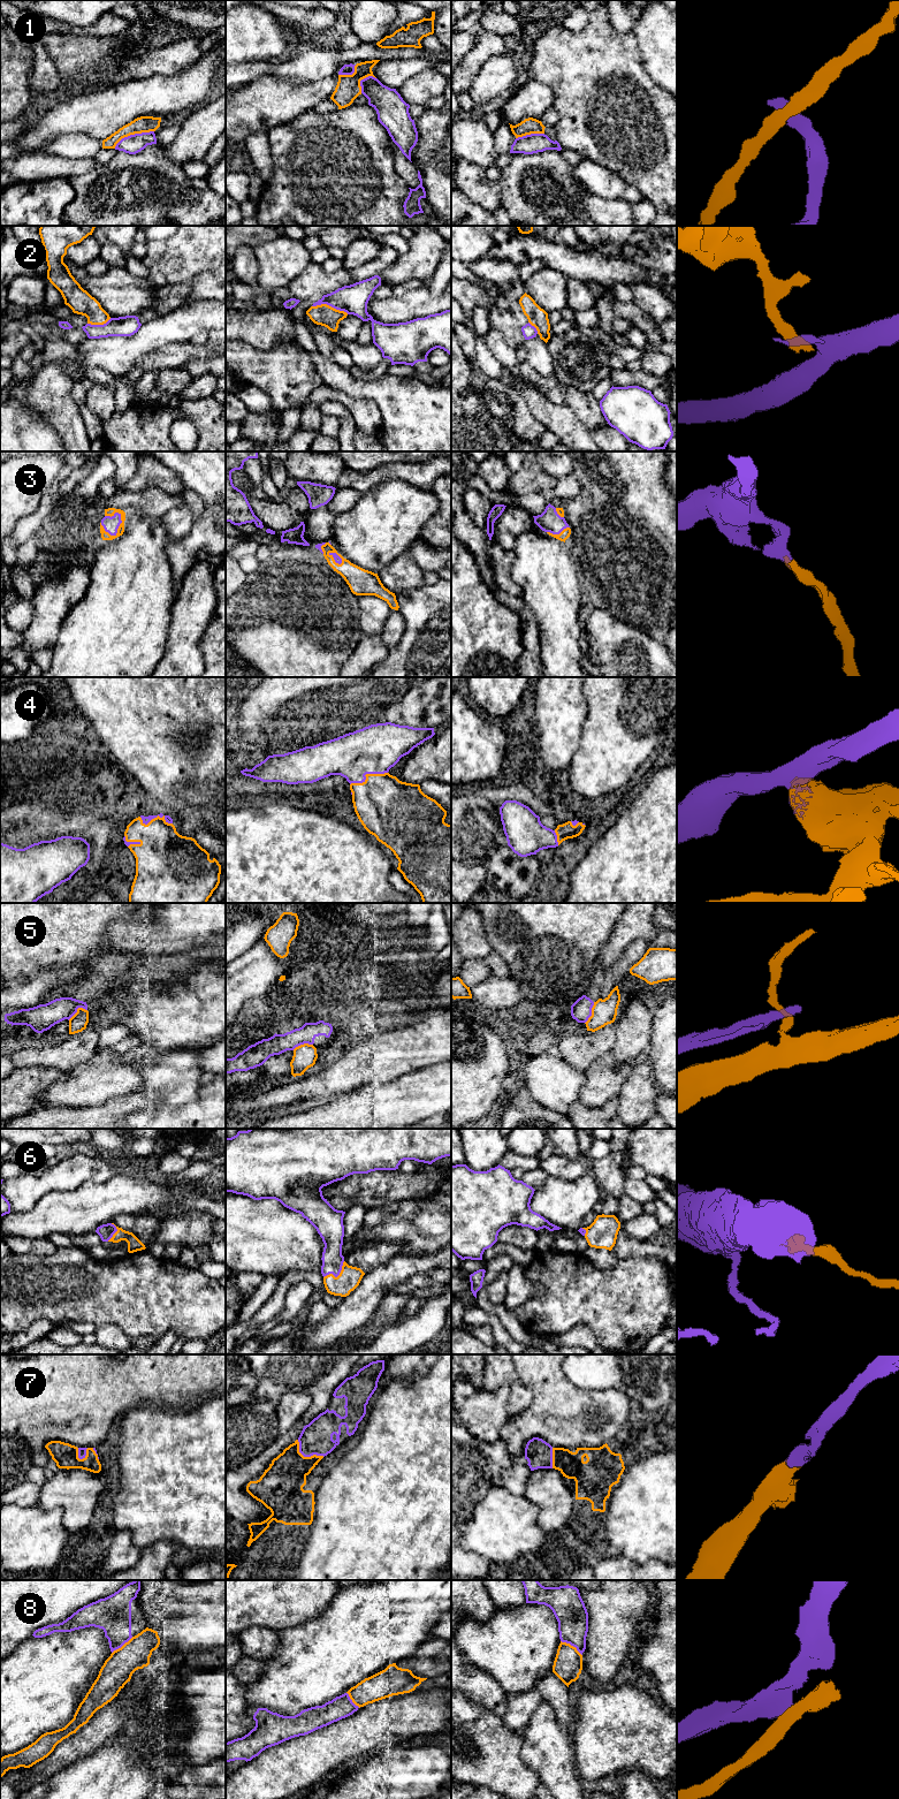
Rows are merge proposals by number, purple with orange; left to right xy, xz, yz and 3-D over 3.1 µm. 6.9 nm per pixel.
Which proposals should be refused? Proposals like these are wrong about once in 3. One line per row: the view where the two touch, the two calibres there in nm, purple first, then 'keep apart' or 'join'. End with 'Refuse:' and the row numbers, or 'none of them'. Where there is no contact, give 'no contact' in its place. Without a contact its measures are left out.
1: contact in xy; calibres 140 and 110 nm; keep apart
2: contact in xz; calibres 200 and 150 nm; keep apart
3: contact in xy; calibres 110 and 60 nm; join
4: contact in xz; calibres 340 and 400 nm; join
5: contact in xy; calibres 180 and 120 nm; keep apart
6: contact in xz; calibres 150 and 160 nm; join
7: contact in xz; calibres 220 and 300 nm; join
8: contact in yz; calibres 220 and 200 nm; keep apart
Refuse: 1, 2, 5, 8

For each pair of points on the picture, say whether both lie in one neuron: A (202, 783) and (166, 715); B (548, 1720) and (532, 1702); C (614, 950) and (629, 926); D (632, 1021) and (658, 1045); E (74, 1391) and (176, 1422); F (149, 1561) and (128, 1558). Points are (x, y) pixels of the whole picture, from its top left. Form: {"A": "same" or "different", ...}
{"A": "same", "B": "different", "C": "same", "D": "different", "E": "different", "F": "different"}

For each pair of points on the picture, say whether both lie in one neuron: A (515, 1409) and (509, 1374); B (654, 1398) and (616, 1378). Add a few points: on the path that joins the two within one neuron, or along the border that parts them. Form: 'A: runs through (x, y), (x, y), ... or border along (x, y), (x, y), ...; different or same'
A: runs through (516, 1401), (516, 1386), (513, 1382); same
B: runs through (645, 1393), (625, 1378); same

